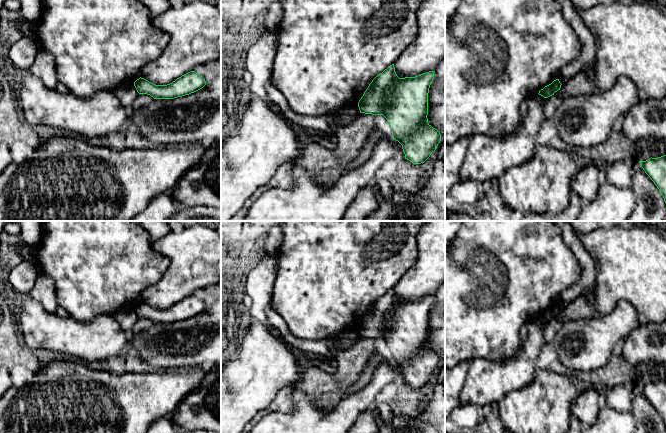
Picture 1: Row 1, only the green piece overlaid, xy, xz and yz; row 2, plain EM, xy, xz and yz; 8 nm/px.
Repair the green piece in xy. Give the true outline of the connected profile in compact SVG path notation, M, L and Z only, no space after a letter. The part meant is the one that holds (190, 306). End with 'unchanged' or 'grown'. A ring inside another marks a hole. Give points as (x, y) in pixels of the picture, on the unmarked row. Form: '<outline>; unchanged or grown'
M190 295L167 309L155 309L141 301L134 306L139 318L147 318L154 323L174 323L189 319L206 308L205 303L195 295Z; unchanged

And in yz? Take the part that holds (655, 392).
M666 379L639 385L645 397L659 413L666 427Z; unchanged

